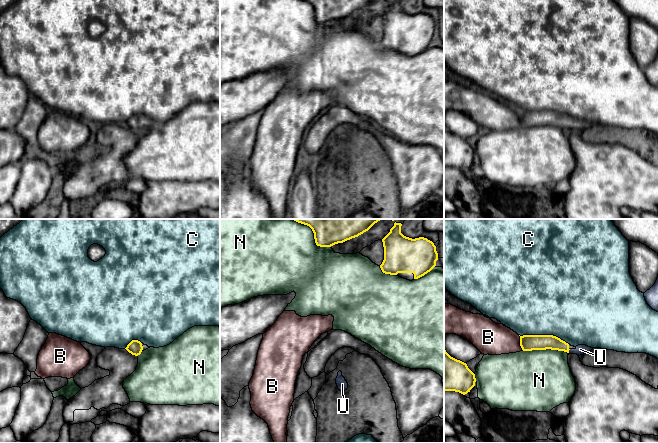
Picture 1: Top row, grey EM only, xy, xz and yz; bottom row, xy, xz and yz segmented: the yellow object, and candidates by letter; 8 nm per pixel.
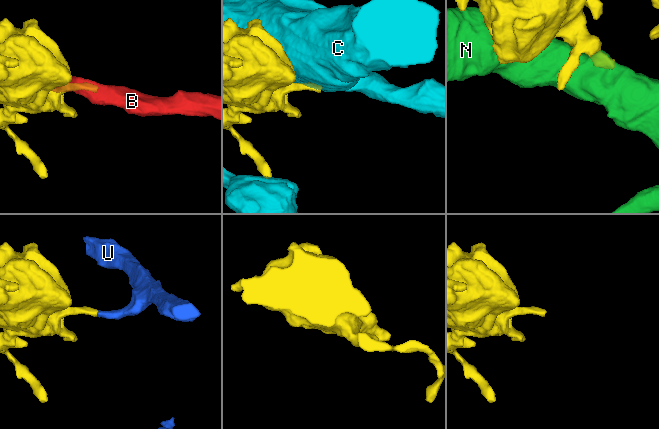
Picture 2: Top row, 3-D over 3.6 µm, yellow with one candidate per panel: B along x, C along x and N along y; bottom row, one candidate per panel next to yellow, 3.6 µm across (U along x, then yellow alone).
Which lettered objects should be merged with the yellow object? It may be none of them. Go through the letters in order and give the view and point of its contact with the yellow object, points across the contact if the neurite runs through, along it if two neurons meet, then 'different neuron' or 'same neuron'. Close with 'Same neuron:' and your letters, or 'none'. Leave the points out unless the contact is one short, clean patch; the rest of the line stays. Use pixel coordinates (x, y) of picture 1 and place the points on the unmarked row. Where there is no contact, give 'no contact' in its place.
B: yz (520, 118) | different neuron
C: yz (544, 111) | different neuron
N: yz (545, 125) | different neuron
U: yz (568, 127) | across yz (539, 118), (553, 118), (568, 127), (578, 127), (580, 125) | same neuron
Same neuron: U

